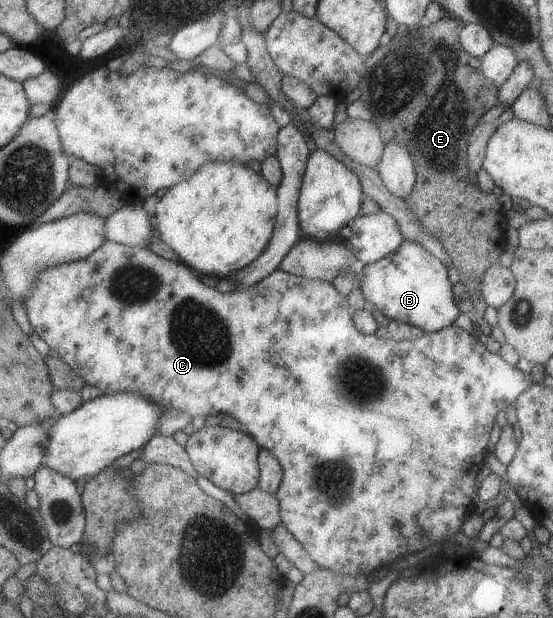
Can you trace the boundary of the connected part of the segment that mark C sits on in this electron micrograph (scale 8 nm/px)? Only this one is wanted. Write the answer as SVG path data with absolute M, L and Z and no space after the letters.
M107 240L88 258L43 270L35 280L25 306L30 324L38 336L102 394L134 391L171 412L182 410L192 418L202 414L231 414L247 426L246 431L258 441L259 448L268 449L283 468L284 475L276 492L281 523L320 569L339 575L370 576L374 570L399 562L410 552L434 543L444 547L447 556L456 555L459 544L456 534L479 501L474 478L488 454L488 434L495 423L494 417L513 403L519 394L536 384L532 378L534 374L522 373L518 367L504 362L498 353L490 353L476 335L454 326L433 333L425 332L413 341L396 342L390 336L383 339L375 334L363 335L354 326L352 309L346 300L346 295L338 293L331 282L290 275L278 268L252 288L223 293L206 286L199 273L182 260L174 262L147 248Z

